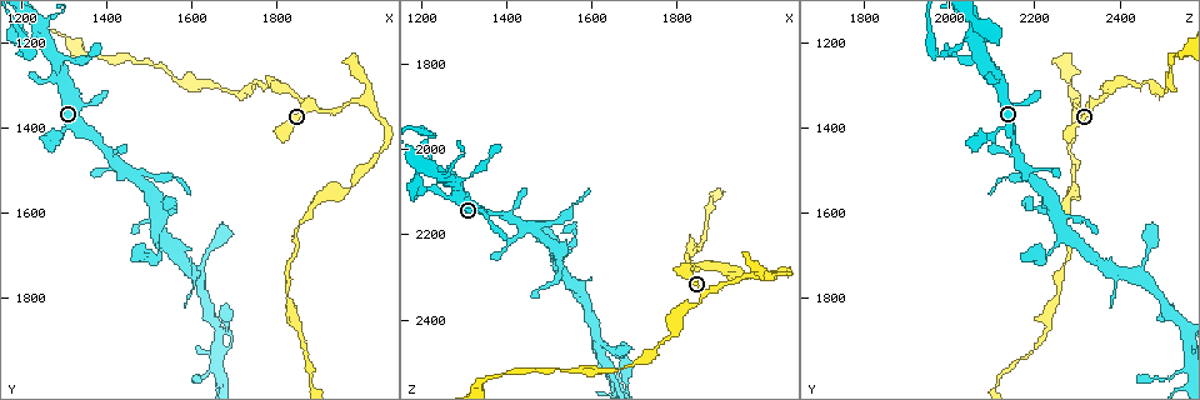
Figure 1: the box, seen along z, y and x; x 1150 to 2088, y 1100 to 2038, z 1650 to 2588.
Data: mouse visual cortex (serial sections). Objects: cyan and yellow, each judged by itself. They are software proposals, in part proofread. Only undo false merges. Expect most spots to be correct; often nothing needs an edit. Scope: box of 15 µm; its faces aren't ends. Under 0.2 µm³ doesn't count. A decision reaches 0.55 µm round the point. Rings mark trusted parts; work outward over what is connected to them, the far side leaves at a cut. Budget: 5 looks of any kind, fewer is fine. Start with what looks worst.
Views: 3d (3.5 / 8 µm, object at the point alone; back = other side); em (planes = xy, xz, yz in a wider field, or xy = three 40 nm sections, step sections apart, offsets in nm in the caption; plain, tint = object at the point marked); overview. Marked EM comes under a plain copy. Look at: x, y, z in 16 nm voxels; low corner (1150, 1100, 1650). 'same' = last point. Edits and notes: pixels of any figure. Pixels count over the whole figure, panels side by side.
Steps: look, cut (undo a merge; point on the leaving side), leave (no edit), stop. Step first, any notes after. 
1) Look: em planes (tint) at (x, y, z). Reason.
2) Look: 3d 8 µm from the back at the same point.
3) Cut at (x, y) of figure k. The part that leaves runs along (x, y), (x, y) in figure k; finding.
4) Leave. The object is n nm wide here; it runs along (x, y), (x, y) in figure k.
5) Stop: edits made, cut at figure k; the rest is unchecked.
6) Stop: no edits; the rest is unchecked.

Look: 3d 8 µm at (1260, 1195, 2070). Abrupt turn.

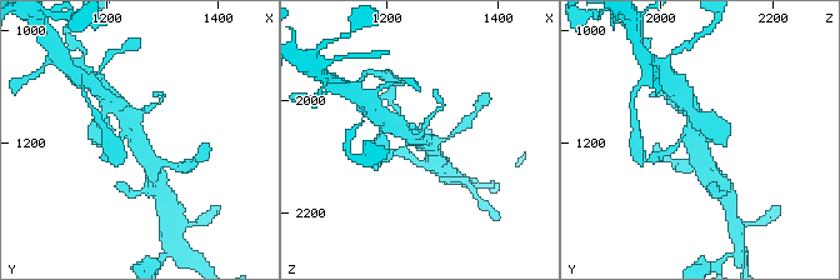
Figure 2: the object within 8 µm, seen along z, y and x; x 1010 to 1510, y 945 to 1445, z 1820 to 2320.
Look: em xy step 5 (tint) at (1255, 1200, 2070).

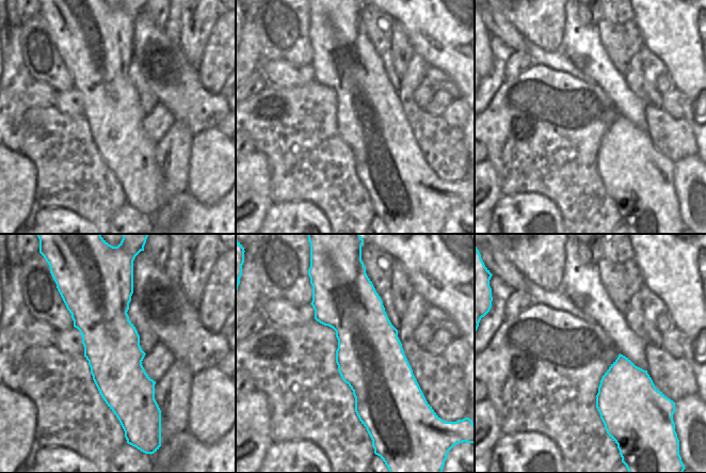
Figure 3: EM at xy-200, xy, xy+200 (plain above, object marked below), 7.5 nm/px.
Leave. It runs along (153, 171), (123, 110) in figure 2; all the same cell.

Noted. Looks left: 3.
Look: 3d 8 µm at (2010, 1335, 2300).

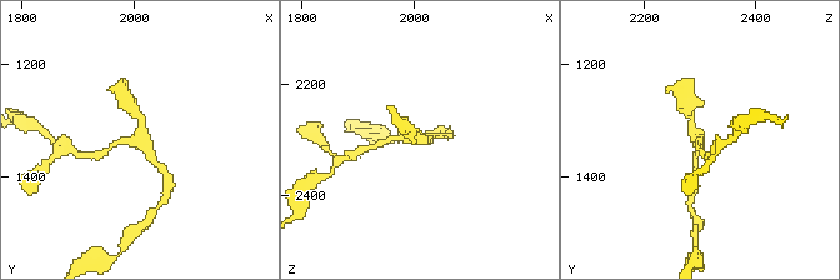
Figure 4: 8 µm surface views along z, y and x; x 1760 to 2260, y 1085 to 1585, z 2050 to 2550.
Look: em xy step 3 (tint) at (2005, 1335, 2300).

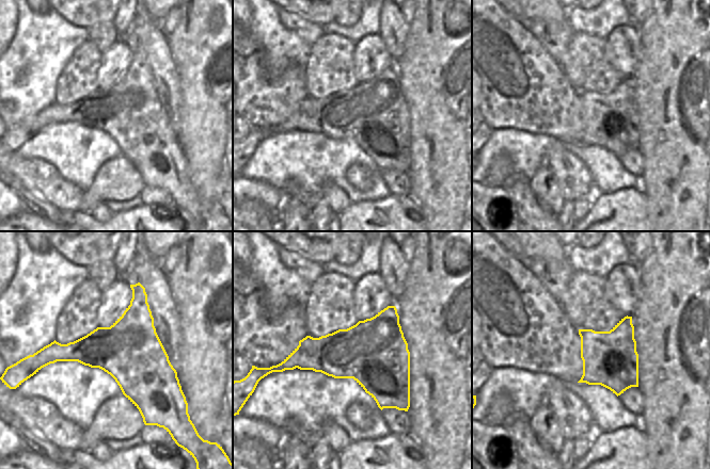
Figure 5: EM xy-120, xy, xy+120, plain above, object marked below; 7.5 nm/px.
Leave. The object is 500 nm wide here; it runs along (105, 151), (120, 140), (139, 140), (161, 166) in figure 4; all the same cell.

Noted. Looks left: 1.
Stop: no edits; the rest is unchecked.

